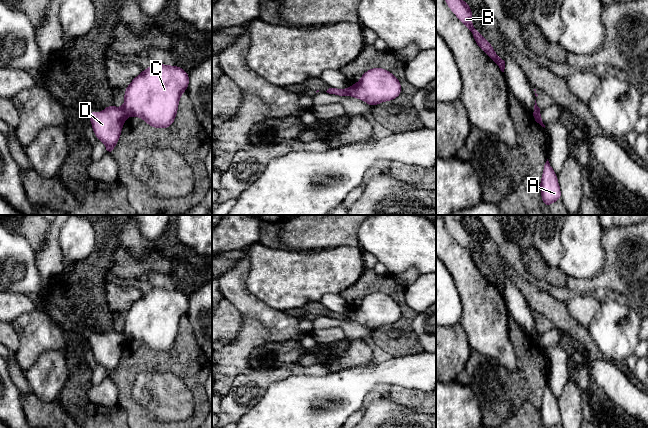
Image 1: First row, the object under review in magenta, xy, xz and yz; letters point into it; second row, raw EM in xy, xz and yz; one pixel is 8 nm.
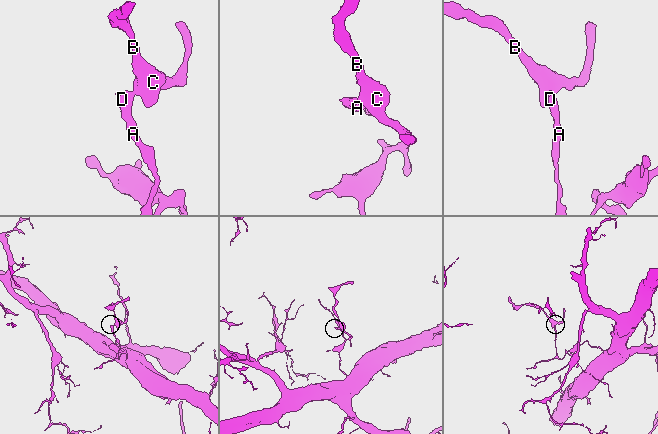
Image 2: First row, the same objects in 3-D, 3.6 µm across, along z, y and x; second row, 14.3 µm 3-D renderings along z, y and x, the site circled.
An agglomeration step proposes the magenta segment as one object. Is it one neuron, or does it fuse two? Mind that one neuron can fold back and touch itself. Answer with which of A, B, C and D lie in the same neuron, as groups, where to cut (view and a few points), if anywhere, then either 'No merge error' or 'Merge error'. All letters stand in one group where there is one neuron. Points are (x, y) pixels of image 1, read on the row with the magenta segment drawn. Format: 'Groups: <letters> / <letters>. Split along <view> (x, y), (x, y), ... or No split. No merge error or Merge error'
Groups: A D / B C. Split along xy (122, 108), (127, 115). Merge error

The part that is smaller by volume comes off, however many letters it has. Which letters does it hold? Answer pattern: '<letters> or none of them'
B, C

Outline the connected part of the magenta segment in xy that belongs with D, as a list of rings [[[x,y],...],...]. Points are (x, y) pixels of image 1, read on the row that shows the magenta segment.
[[[109,105],[102,110],[101,114],[97,114],[95,110],[92,110],[88,115],[97,139],[103,141],[106,145],[105,154],[112,155],[112,150],[121,136],[121,129],[127,118],[127,113],[123,108]]]

